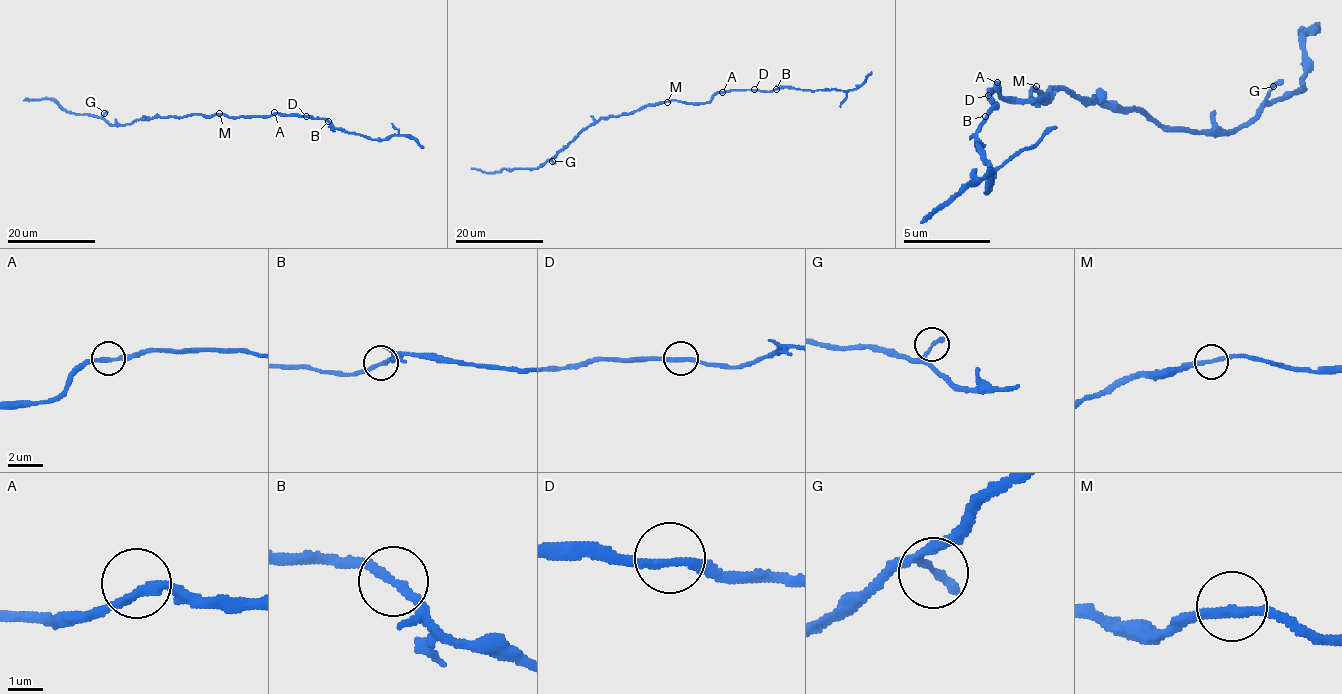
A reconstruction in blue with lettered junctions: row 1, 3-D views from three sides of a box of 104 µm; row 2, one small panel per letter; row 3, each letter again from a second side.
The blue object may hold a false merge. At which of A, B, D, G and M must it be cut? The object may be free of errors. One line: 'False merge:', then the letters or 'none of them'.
False merge: B

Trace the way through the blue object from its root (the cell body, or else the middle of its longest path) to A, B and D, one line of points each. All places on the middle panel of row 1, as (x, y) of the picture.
A: (668, 102), (703, 104), (722, 92)
B: (668, 102), (703, 104), (718, 93), (734, 89), (772, 92), (776, 88)
D: (668, 102), (703, 104), (718, 93), (754, 89)

